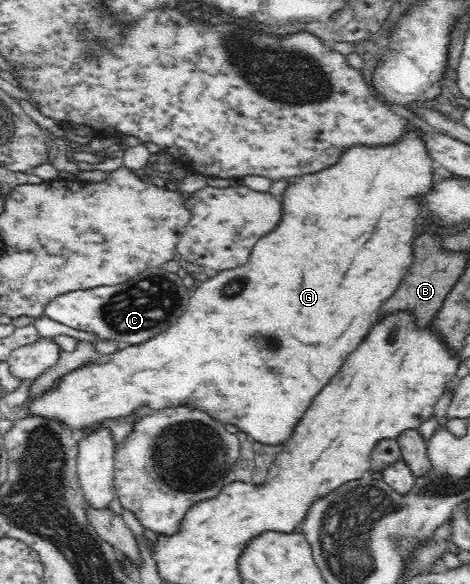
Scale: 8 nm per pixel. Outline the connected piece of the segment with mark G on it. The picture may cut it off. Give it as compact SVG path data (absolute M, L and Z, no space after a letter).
M408 131L402 139L398 139L396 144L391 145L358 145L352 146L341 153L337 161L321 172L309 173L306 176L296 177L289 181L288 188L283 193L284 201L281 203L283 212L280 225L273 232L262 236L254 244L253 252L246 264L236 269L220 270L220 274L208 282L204 282L192 296L192 306L190 312L180 320L178 326L172 326L170 330L160 334L140 346L130 346L122 348L110 357L91 362L82 367L82 370L74 370L72 374L65 374L64 377L54 386L44 392L39 397L32 398L29 402L20 406L22 414L26 416L37 416L45 418L58 424L65 424L68 430L73 431L77 438L88 434L81 434L84 429L97 427L104 419L110 417L124 417L131 415L136 411L142 416L150 414L158 409L173 407L174 405L186 405L194 407L200 412L207 413L214 420L221 422L230 428L236 428L239 433L251 436L255 442L264 446L284 446L292 438L296 426L300 420L306 416L310 410L312 402L316 396L332 382L332 378L338 376L342 366L346 364L348 356L354 354L354 350L360 348L360 336L368 336L368 328L372 324L378 324L382 316L382 306L384 302L394 296L394 292L400 288L404 278L410 274L416 265L417 257L415 254L414 242L422 233L424 224L418 223L418 217L421 216L421 208L418 208L417 200L413 199L416 192L422 192L430 188L433 174L437 169L432 159L424 152L424 146L421 146L420 139L415 132Z

